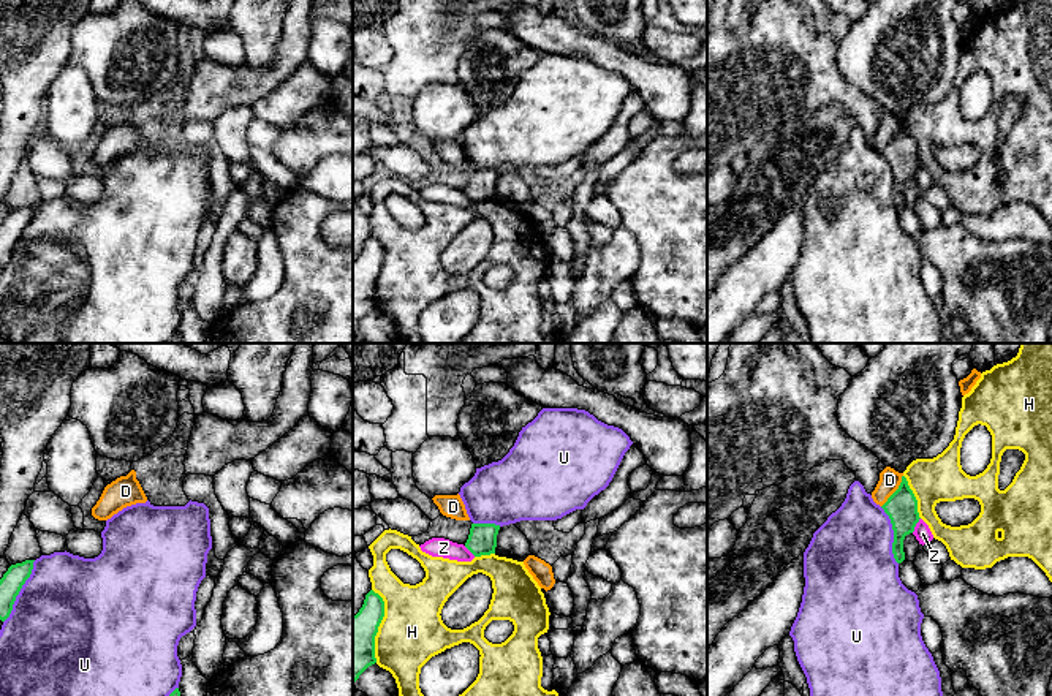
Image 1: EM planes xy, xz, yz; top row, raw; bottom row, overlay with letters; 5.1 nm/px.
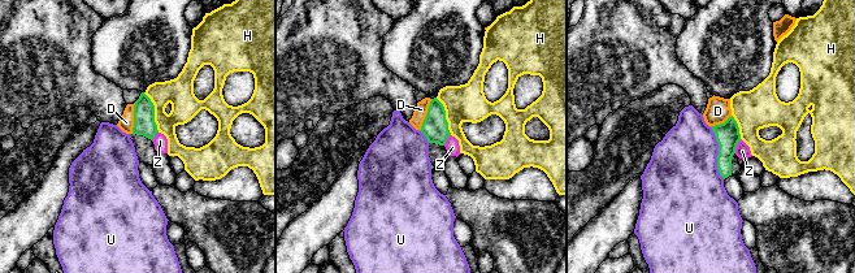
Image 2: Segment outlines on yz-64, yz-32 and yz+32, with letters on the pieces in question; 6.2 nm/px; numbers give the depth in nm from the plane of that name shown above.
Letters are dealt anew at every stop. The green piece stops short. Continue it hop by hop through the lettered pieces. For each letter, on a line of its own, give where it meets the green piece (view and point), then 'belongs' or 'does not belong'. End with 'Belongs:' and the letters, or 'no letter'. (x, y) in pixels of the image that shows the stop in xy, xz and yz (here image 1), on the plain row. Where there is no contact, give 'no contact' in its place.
D: contact yz (896, 136); does not belong
H: contact yz (915, 143); does not belong
U: contact yz (894, 181); does not belong
Z: contact yz (915, 171); does not belong
Belongs: no letter

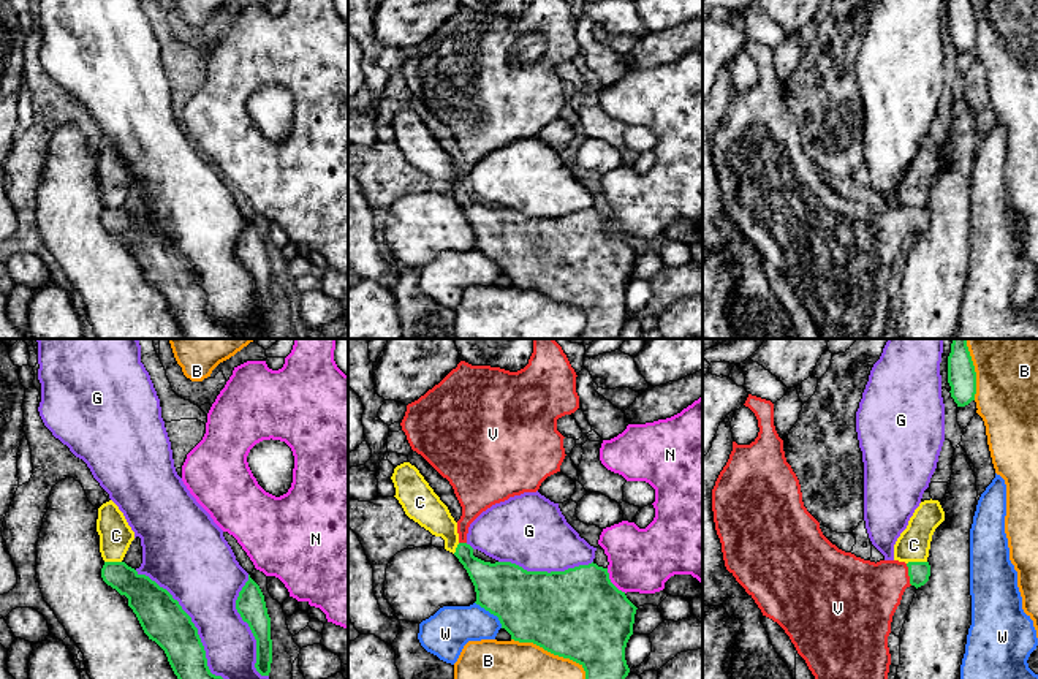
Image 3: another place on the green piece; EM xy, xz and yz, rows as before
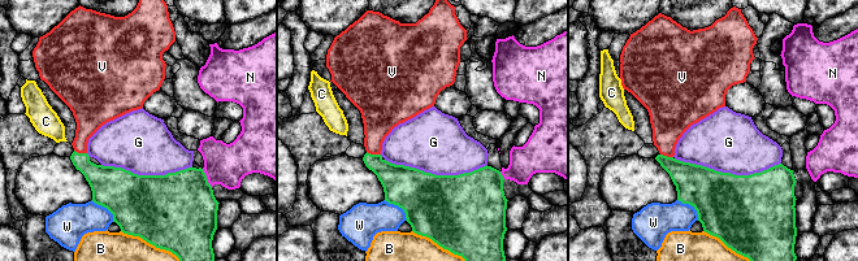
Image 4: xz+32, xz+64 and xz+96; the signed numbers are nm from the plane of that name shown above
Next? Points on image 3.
B: contact xz (559, 301); does not belong
C: contact yz (916, 208); does not belong
G: contact xy (196, 274); does not belong
N: contact xz (611, 228); does not belong
V: contact yz (909, 220); belongs
W: contact xz (491, 258); does not belong
Belongs: V

